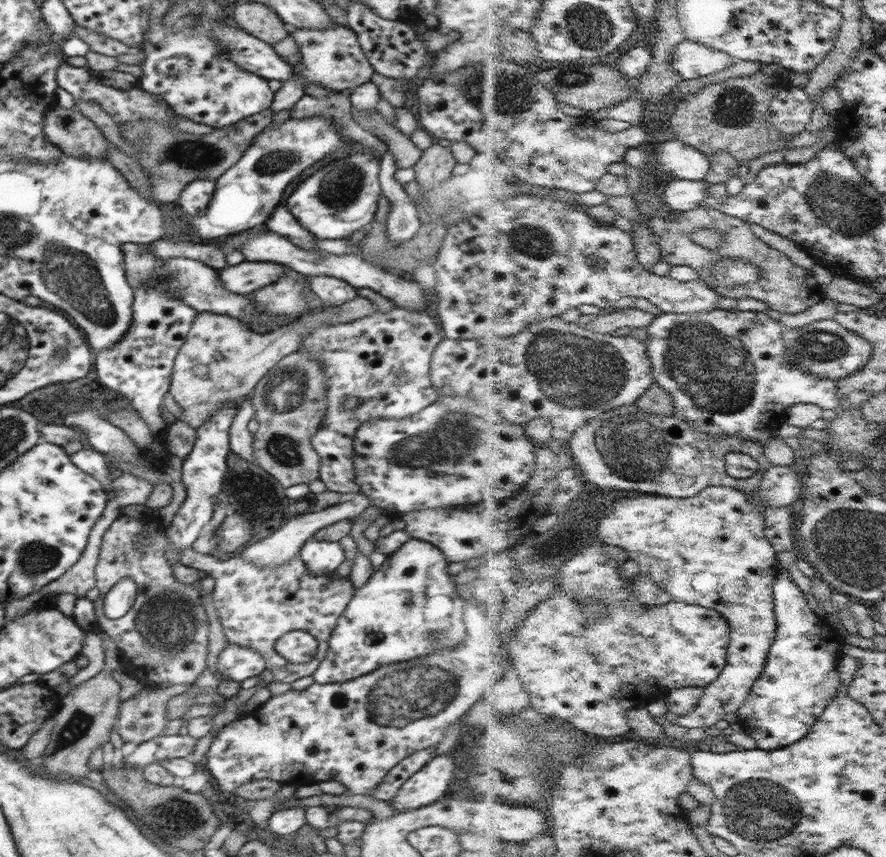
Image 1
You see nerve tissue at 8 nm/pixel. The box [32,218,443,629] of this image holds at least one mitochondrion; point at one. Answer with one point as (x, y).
(287, 387)

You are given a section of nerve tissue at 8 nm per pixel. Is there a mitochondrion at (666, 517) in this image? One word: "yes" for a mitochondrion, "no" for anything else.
no

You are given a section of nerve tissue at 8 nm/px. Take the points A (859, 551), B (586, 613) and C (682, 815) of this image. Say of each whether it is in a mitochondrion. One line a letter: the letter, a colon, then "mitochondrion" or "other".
A: mitochondrion
B: mitochondrion
C: other

